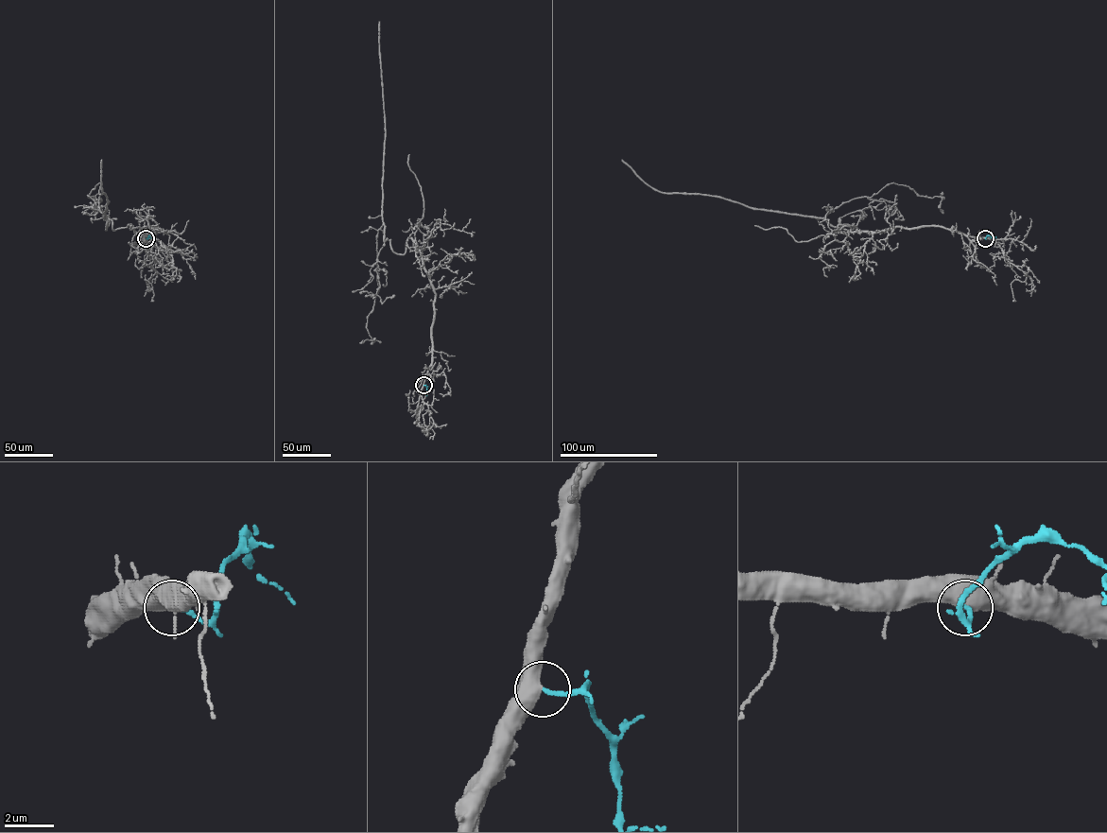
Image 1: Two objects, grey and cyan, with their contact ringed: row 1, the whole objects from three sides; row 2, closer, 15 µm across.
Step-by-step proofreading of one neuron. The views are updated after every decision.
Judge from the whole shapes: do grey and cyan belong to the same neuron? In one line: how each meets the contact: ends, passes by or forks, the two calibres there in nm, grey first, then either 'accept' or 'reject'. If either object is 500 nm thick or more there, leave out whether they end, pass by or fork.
calibres 650 and 170 nm; accept

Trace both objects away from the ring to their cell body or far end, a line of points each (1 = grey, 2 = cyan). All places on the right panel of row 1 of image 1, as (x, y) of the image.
1: (985, 238), (934, 226), (842, 232), (838, 224), (855, 227), (717, 197), (662, 193), (622, 160)
2: (985, 238), (989, 235), (996, 237)

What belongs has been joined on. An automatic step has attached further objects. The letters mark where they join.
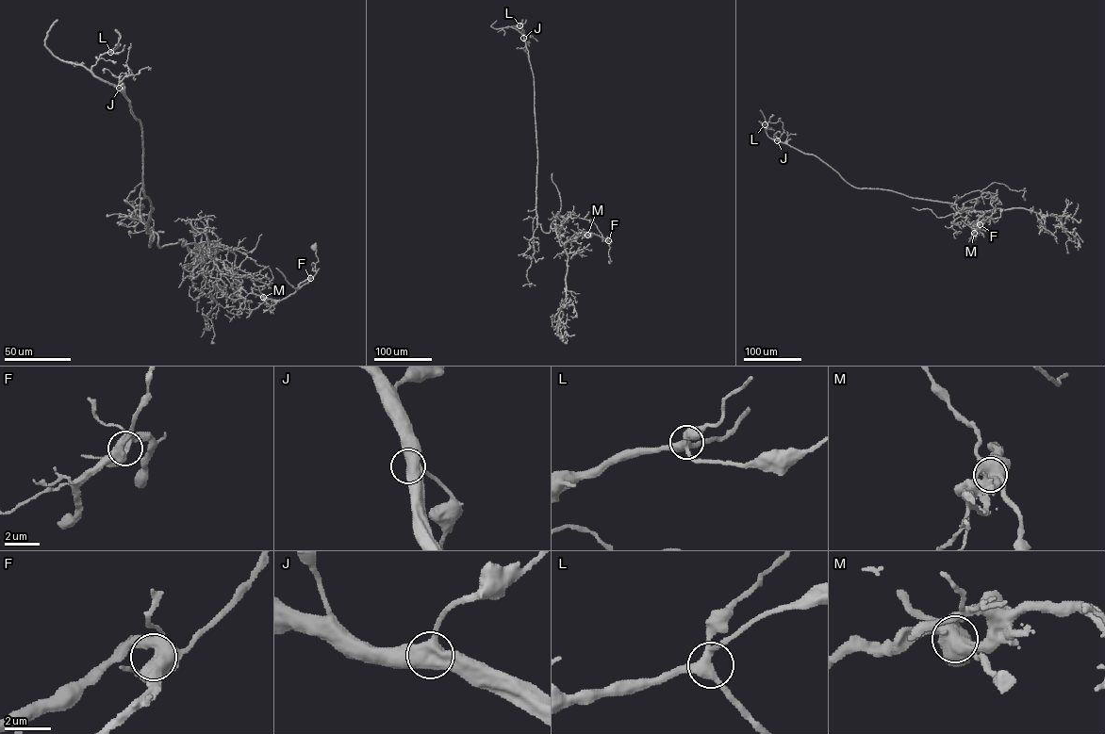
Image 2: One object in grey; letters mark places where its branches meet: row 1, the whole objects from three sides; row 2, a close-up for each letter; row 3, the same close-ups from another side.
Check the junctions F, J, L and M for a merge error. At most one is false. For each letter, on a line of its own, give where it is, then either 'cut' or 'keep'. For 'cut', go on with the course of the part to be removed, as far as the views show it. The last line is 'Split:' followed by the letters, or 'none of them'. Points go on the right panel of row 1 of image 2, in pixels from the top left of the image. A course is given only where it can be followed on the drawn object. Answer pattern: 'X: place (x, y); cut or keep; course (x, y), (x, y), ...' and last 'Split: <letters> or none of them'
F: place (980, 224); keep
J: place (777, 140); keep
L: place (765, 124); keep
M: place (974, 233); cut; course (974, 233), (981, 221), (999, 218), (1002, 209)
Split: M

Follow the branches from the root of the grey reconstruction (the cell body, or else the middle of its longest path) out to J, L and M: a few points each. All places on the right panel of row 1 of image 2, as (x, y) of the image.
J: (1000, 210), (973, 234), (981, 212), (857, 188), (816, 156), (777, 140)
L: (1000, 210), (973, 234), (981, 212), (852, 187), (816, 156), (770, 138), (765, 124)
M: (1000, 210), (999, 217), (981, 220), (974, 233)

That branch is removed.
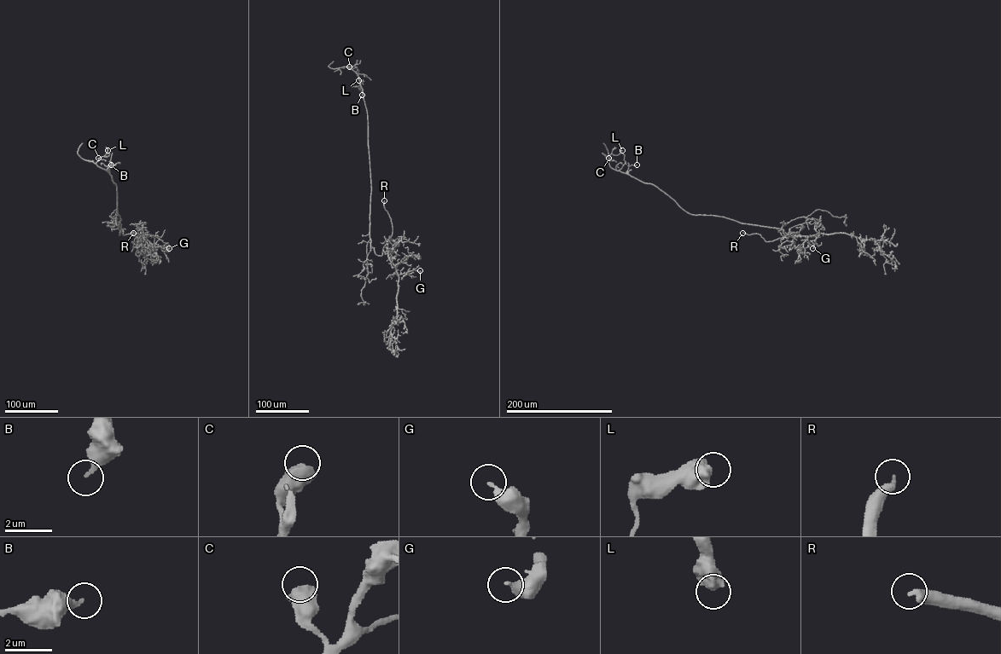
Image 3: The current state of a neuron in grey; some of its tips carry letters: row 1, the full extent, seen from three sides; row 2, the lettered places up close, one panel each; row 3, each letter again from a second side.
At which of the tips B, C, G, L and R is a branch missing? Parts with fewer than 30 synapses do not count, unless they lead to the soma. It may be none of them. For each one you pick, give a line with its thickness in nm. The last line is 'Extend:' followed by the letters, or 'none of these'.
R: 360 nm thick
Extend: R

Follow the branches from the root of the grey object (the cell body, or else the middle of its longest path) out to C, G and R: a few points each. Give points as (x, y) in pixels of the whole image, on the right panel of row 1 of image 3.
C: (763, 227), (722, 217), (689, 213), (655, 186), (613, 169), (608, 158)
G: (763, 227), (798, 234), (789, 232), (792, 236), (816, 234), (811, 241), (812, 248)
R: (763, 227), (798, 234), (765, 241), (759, 234), (742, 233)

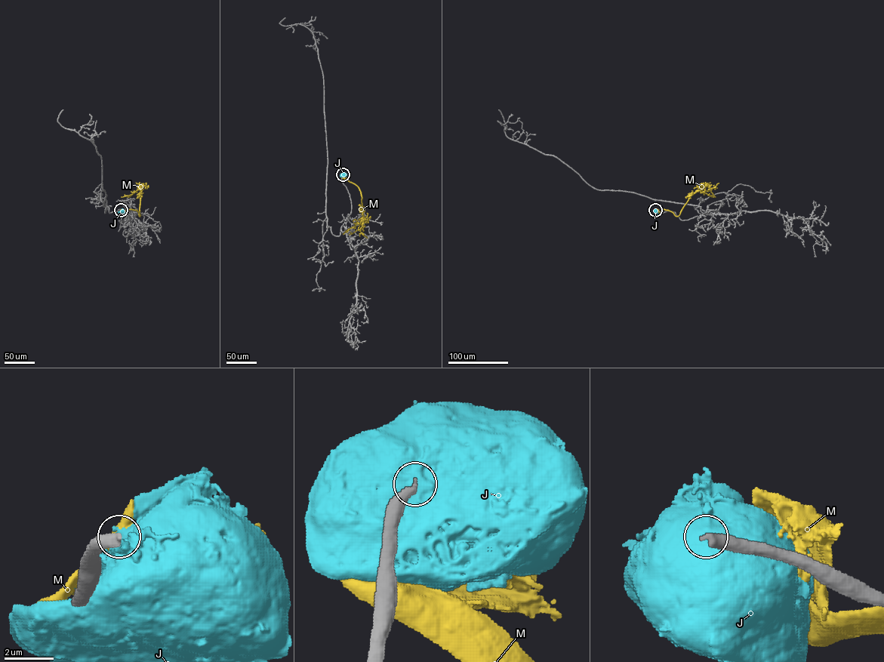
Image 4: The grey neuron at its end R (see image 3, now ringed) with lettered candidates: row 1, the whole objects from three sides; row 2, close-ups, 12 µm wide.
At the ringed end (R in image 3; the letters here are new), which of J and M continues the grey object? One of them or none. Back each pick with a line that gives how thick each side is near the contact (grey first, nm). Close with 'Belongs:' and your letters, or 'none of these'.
J: 480/750 nm
Belongs: J

